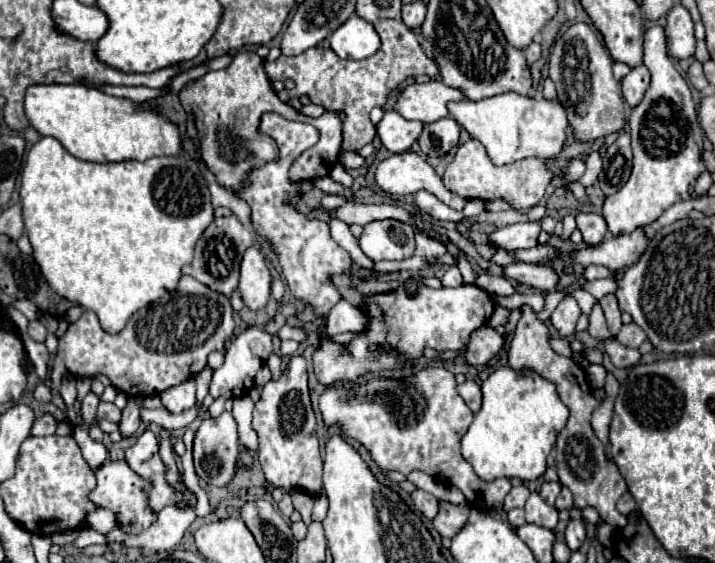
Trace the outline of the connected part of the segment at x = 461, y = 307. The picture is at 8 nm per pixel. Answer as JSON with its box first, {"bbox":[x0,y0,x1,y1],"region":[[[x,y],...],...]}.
{"bbox":[312,275,494,387],"region":[[[412,275],[408,281],[418,283],[418,291],[410,295],[406,281],[386,293],[364,295],[358,309],[368,313],[364,329],[350,343],[336,343],[326,335],[326,323],[320,327],[324,337],[316,347],[312,361],[316,379],[330,387],[336,381],[356,381],[360,375],[380,369],[412,369],[414,361],[422,357],[426,347],[434,349],[462,349],[474,329],[488,323],[494,313],[494,301],[490,293],[476,285],[460,285],[456,289],[430,289],[422,283],[420,275]]]}

